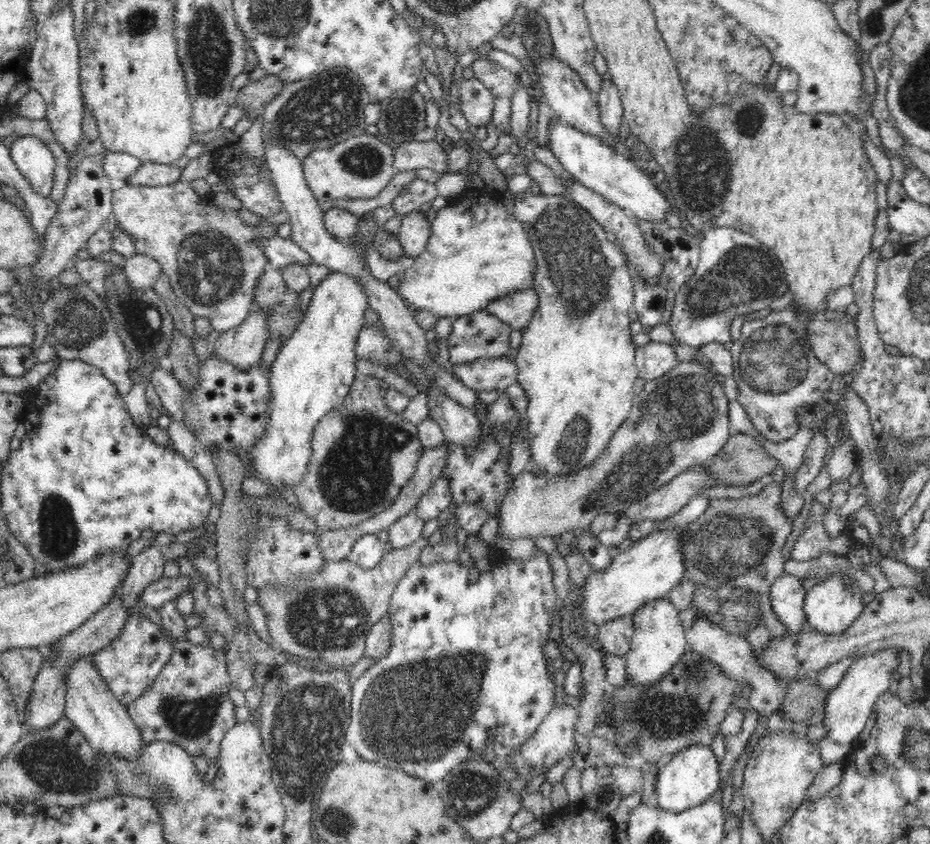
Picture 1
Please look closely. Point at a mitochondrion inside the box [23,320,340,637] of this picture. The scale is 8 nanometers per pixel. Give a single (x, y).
(58, 532)

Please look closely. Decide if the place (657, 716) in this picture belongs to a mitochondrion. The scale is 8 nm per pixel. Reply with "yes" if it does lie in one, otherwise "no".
yes

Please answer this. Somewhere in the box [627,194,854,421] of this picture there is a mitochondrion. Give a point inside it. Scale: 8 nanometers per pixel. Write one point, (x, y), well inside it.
(772, 363)

